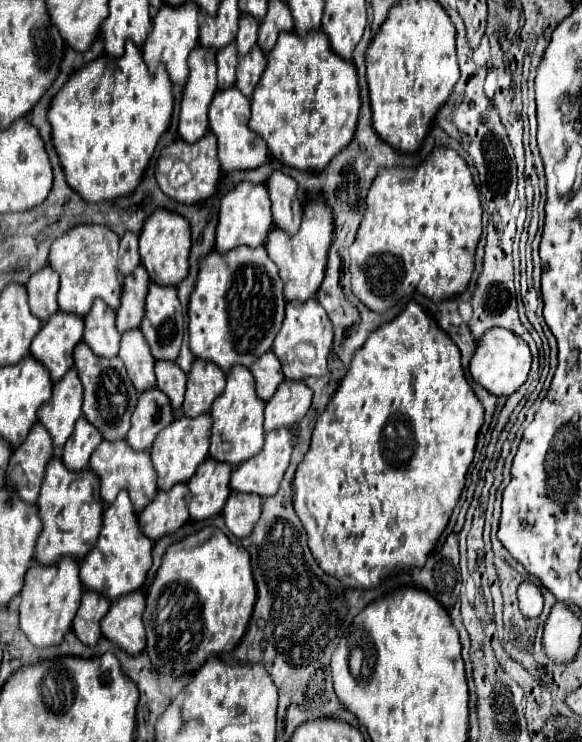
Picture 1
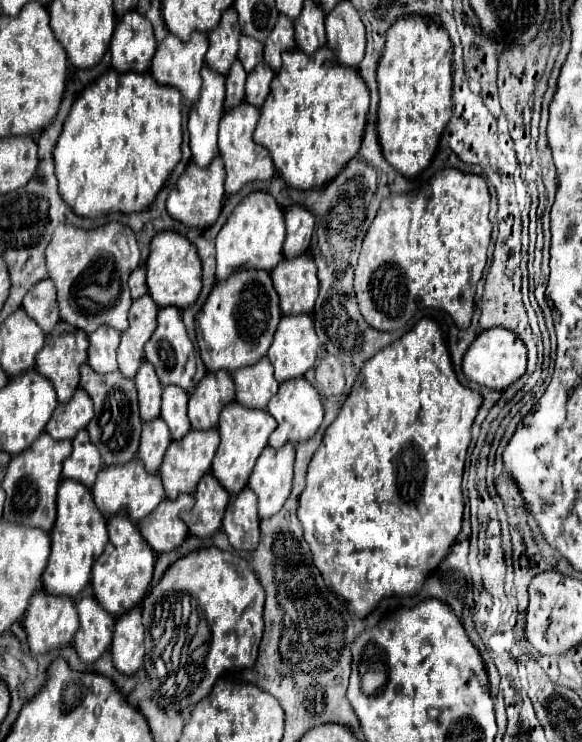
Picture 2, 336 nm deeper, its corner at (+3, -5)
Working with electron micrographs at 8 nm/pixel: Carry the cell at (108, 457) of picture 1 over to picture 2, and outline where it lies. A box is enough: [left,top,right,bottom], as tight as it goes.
[91,459,165,523]

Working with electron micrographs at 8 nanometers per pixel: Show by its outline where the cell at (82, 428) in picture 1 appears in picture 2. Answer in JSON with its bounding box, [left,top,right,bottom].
[63,429,101,487]

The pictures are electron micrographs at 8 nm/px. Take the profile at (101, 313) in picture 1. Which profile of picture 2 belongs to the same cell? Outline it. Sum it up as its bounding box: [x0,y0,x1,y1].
[87,325,119,373]

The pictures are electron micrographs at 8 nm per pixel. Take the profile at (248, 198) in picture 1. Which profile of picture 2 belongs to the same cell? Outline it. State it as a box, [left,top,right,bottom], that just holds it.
[217,191,285,279]

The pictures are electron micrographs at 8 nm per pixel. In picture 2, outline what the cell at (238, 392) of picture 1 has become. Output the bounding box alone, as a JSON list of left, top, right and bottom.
[211,401,277,495]

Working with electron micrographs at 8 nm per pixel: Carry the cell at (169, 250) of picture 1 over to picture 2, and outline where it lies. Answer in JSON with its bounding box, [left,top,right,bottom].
[147,231,201,309]

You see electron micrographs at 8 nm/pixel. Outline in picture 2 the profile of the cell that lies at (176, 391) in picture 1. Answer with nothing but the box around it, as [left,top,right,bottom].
[161,387,191,439]

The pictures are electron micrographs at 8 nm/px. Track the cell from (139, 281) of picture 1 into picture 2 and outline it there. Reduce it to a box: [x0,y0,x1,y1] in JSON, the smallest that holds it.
[117,295,157,377]

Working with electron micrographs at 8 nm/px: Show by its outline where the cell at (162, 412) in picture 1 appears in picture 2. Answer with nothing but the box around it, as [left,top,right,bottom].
[137,417,171,473]

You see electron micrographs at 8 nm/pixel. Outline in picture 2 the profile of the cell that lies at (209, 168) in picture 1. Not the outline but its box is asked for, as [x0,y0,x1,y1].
[167,155,225,229]

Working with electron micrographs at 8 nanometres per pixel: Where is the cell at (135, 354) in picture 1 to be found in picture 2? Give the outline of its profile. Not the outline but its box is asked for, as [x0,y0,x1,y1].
[135,361,161,421]

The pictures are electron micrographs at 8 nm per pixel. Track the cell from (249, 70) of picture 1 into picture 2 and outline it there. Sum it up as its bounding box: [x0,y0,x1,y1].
[245,63,275,107]

